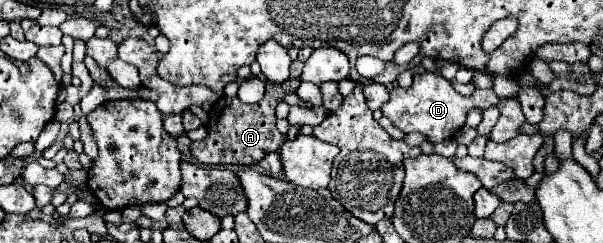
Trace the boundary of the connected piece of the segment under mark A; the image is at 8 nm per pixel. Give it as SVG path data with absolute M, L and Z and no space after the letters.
M267 82L265 98L259 104L245 104L239 98L219 98L209 112L209 134L201 142L193 142L193 158L199 164L241 164L251 166L257 164L267 152L277 152L285 142L285 136L277 130L275 122L275 106L283 100L285 90L283 84Z

